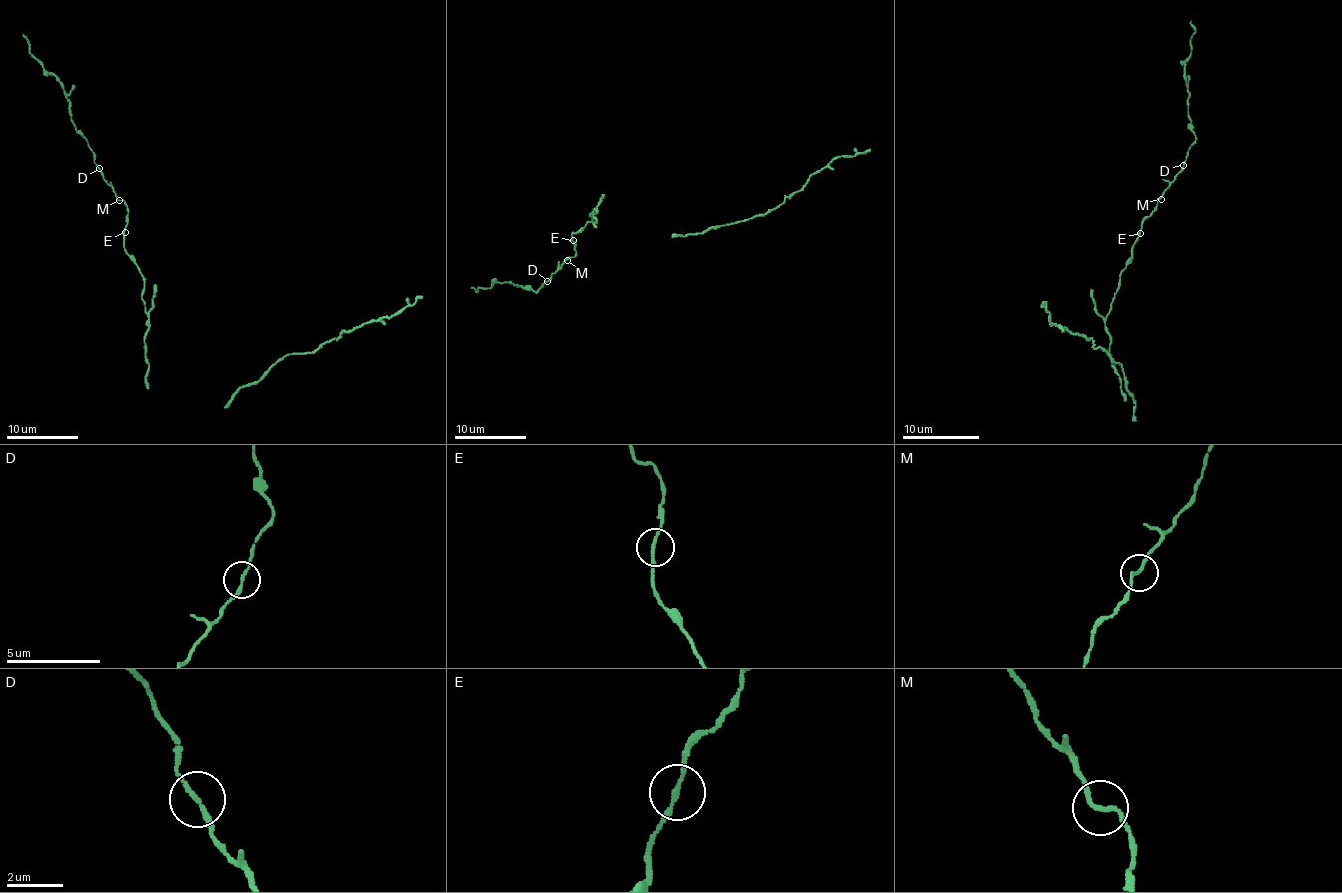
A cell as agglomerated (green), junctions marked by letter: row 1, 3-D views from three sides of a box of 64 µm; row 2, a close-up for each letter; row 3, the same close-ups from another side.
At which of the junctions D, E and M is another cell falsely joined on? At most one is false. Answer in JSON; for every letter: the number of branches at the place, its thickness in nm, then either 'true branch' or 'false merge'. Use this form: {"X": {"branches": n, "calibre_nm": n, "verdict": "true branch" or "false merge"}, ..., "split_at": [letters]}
{"D": {"branches": 2, "calibre_nm": 160, "verdict": "true branch"}, "E": {"branches": 2, "calibre_nm": 160, "verdict": "true branch"}, "M": {"branches": 2, "calibre_nm": 160, "verdict": "true branch"}, "split_at": []}

